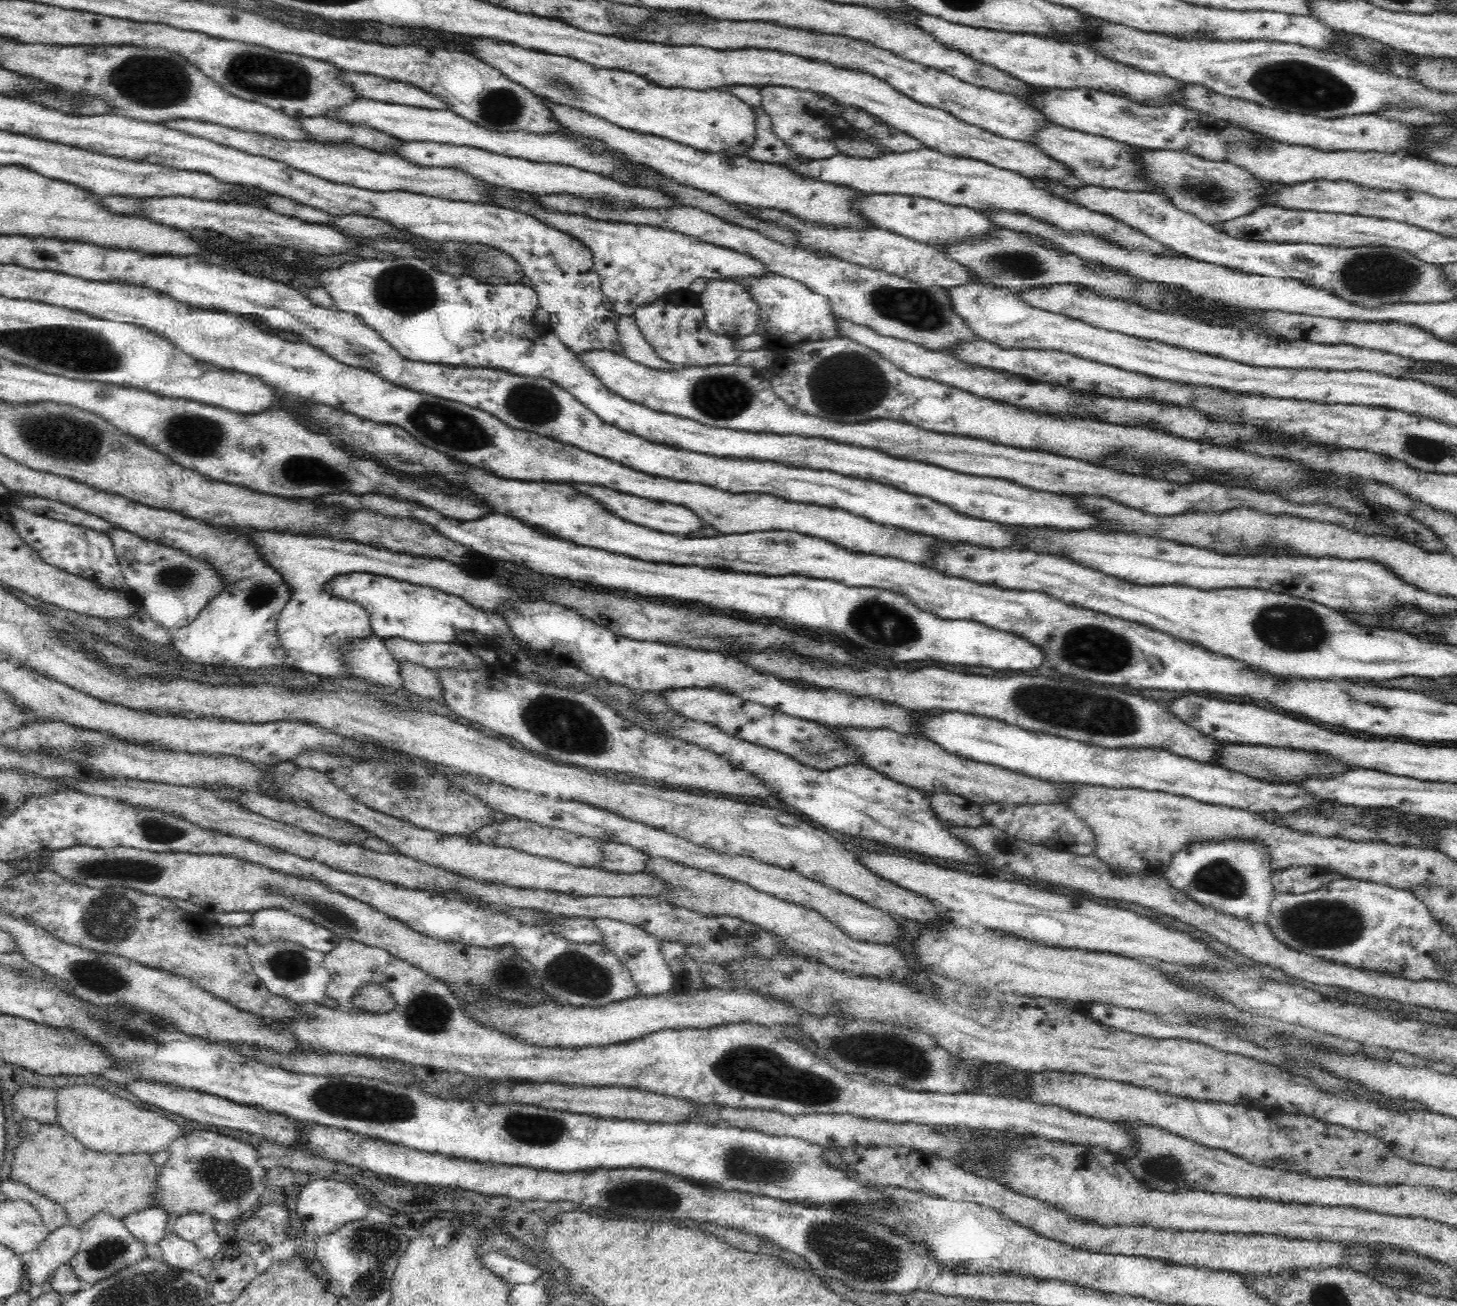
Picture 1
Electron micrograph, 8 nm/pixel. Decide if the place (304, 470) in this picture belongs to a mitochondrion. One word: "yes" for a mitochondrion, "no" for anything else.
yes

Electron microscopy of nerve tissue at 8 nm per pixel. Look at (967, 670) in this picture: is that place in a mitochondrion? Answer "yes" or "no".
no

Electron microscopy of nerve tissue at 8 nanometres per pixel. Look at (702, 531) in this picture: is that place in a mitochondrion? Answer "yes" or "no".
no

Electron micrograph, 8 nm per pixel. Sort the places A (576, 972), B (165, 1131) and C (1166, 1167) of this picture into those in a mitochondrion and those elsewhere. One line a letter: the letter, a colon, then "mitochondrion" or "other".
A: mitochondrion
B: other
C: mitochondrion

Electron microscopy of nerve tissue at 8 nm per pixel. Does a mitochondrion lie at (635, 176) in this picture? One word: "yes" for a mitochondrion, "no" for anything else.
no

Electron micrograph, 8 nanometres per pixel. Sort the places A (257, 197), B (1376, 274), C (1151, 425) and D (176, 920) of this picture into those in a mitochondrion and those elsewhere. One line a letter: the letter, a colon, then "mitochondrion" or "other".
A: other
B: mitochondrion
C: other
D: other

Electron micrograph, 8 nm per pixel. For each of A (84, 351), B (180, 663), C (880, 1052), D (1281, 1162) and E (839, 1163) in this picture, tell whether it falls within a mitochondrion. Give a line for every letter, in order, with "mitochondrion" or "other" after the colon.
A: mitochondrion
B: other
C: mitochondrion
D: other
E: other

